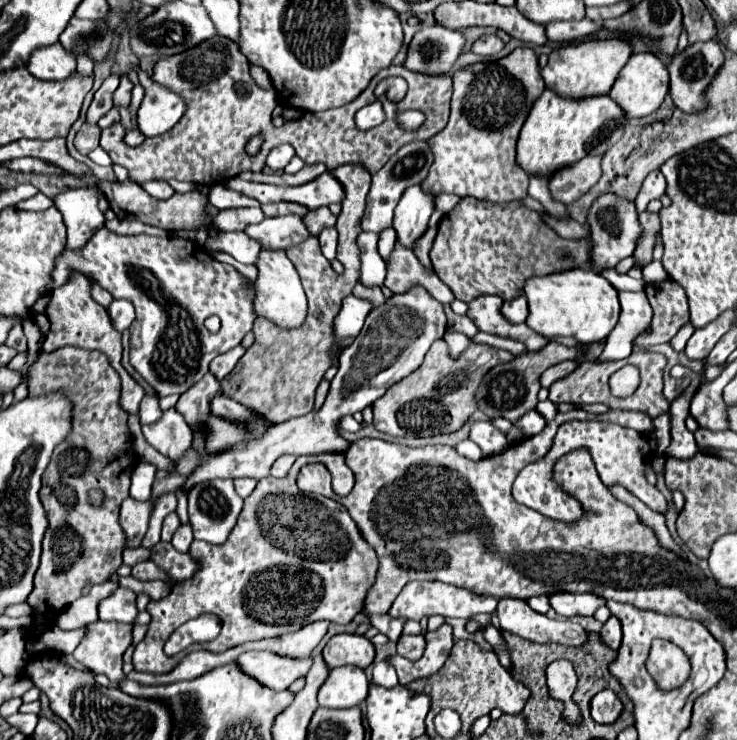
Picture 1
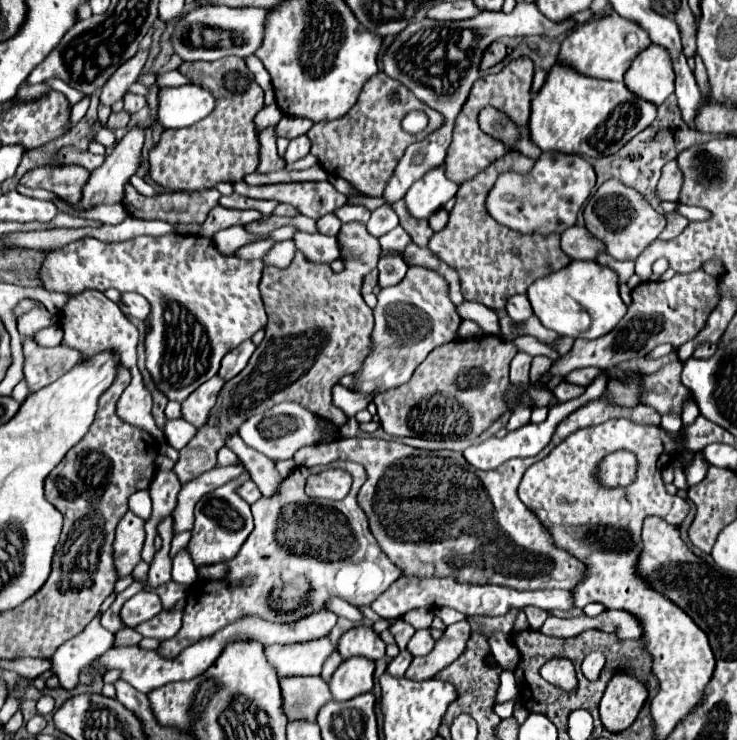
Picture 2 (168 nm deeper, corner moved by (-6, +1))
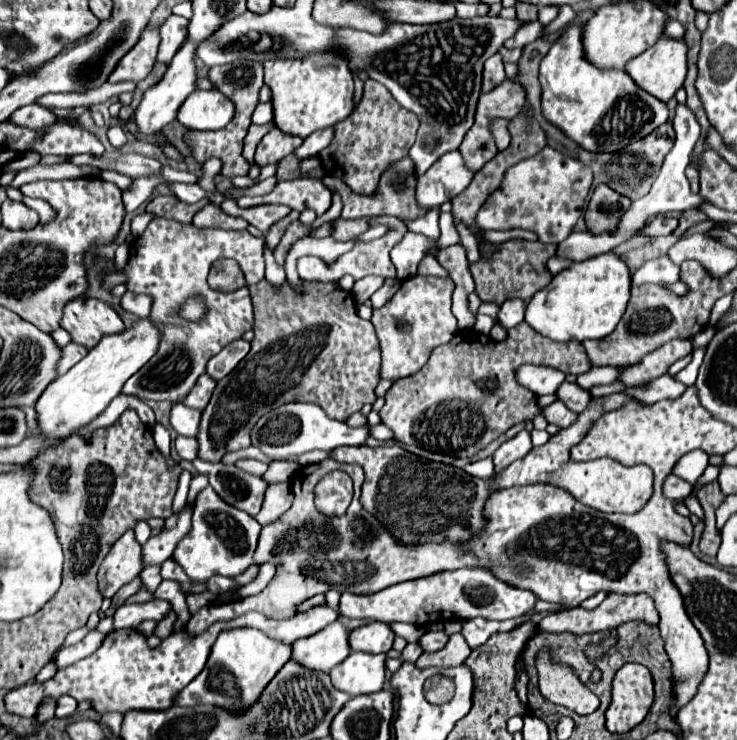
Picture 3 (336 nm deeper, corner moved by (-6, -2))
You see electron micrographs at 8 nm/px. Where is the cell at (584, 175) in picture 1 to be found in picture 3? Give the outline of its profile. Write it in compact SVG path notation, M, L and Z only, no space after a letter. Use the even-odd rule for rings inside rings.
M544 147L538 155L510 167L502 187L476 213L478 229L530 229L538 233L542 243L560 243L582 215L586 195L592 185L592 171L578 159L572 159L552 147Z

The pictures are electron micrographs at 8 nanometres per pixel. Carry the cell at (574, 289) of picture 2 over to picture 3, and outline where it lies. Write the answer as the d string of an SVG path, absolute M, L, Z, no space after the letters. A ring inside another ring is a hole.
M612 251L582 263L572 263L528 301L526 323L554 341L602 339L616 329L626 311L632 287L630 277L624 259Z

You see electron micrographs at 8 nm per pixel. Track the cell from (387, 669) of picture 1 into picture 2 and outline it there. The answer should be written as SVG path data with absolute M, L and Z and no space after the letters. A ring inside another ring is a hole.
M402 650L394 660L390 660L390 662L388 662L386 672L388 672L390 676L404 676L406 668L410 666L410 660L412 660L410 652L408 652L408 650Z

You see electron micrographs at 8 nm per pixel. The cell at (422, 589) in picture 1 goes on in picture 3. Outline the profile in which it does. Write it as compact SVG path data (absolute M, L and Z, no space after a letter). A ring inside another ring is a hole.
M458 569L446 575L430 575L426 579L416 579L410 583L398 583L370 595L340 595L340 615L358 617L372 621L400 621L414 625L430 625L444 619L514 619L530 611L536 603L536 597L530 591L518 591L516 587L506 587L502 581L494 579L488 571L482 569Z

